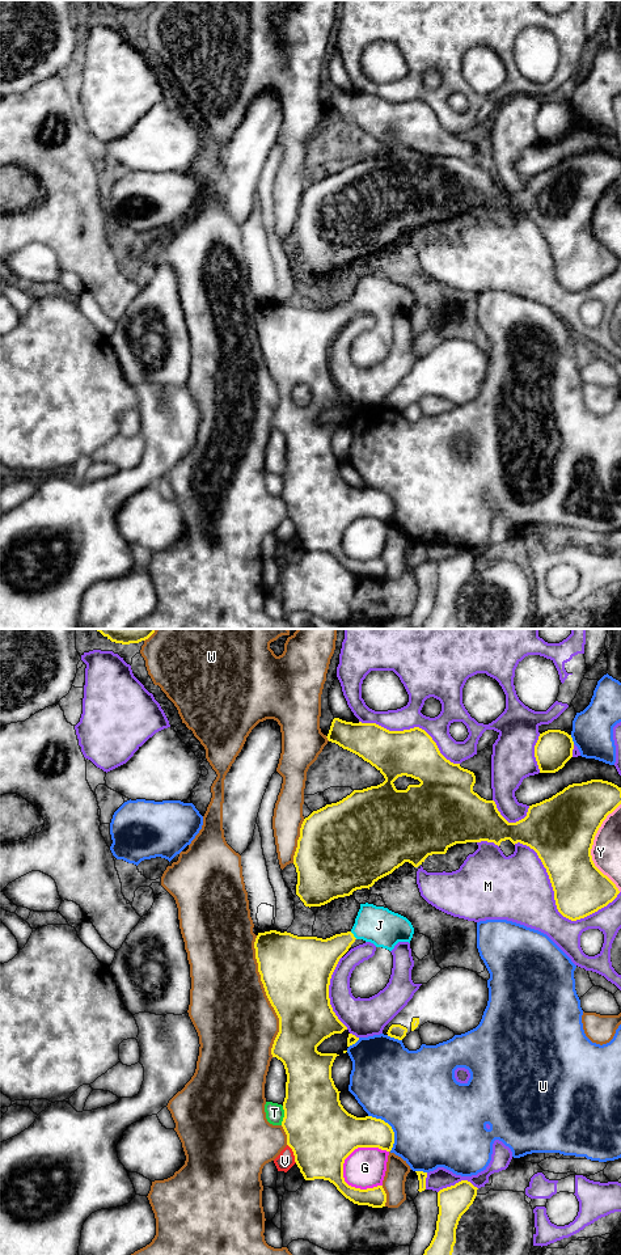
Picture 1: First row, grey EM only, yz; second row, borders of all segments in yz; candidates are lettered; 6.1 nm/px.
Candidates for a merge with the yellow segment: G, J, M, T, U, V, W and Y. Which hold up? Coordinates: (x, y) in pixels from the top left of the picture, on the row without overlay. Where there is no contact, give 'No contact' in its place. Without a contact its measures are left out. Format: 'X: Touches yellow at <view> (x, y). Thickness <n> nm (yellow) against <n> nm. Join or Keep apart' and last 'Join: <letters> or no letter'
G: Touches yellow at yz (355, 519). Thickness 420 nm (yellow) against 240 nm. Keep apart
J: Touches yellow at yz (353, 307). Thickness 240 nm (yellow) against 240 nm. Join
M: Touches yellow at yz (556, 273). Thickness 320 nm (yellow) against 400 nm. Keep apart
T: Touches yellow at yz (284, 486). Thickness 400 nm (yellow) against 110 nm. Keep apart
U: Touches yellow at yz (391, 499). Thickness 200 nm (yellow) against 480 nm. Keep apart
V: Touches yellow at yz (294, 524). Thickness 420 nm (yellow) against 110 nm. Keep apart
W: Touches yellow at yz (266, 366). Thickness 440 nm (yellow) against 480 nm. Keep apart
Y: Touches yellow at yz (591, 219). Thickness 420 nm (yellow) against 180 nm. Keep apart
Join: J

